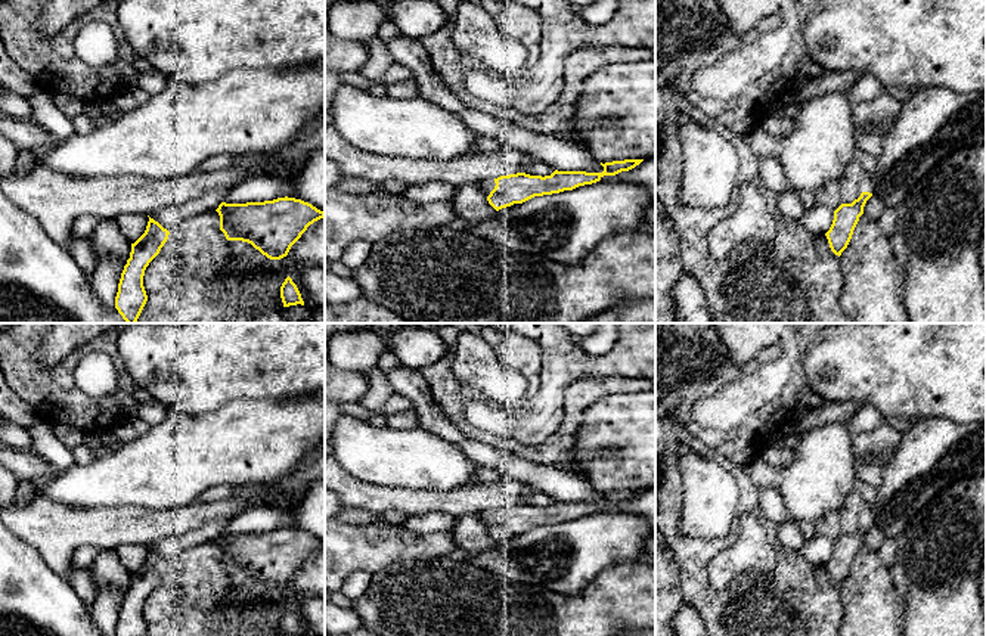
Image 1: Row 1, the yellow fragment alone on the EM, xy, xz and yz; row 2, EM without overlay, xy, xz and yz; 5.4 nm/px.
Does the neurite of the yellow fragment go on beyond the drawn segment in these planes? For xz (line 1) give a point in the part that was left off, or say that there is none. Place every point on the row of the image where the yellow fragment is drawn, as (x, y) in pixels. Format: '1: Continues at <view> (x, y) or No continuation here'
1: Continues at xz (487, 186)

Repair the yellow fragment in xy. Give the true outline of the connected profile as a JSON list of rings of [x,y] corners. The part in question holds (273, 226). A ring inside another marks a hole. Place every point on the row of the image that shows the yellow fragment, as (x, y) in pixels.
[[[288,196],[264,202],[221,202],[216,211],[227,241],[248,242],[270,260],[286,257],[307,227],[325,217],[311,204]]]

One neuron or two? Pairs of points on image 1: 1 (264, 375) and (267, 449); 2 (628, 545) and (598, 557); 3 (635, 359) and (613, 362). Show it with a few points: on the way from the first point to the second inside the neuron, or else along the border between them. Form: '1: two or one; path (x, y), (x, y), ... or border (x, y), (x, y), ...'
1: two; border (300, 397), (231, 400)
2: one; path (620, 545), (610, 545), (605, 549)
3: one; path (629, 359), (619, 362)

